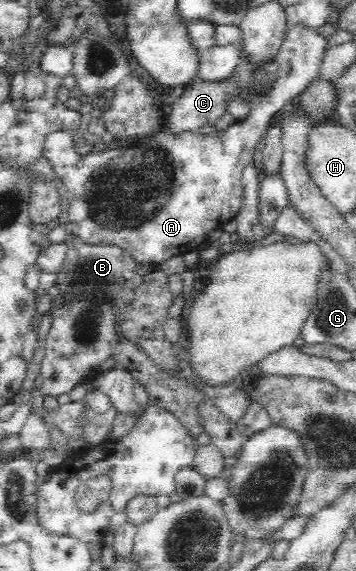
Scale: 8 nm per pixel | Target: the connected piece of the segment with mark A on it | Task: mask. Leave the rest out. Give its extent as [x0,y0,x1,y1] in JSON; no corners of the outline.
[43,27,328,265]

